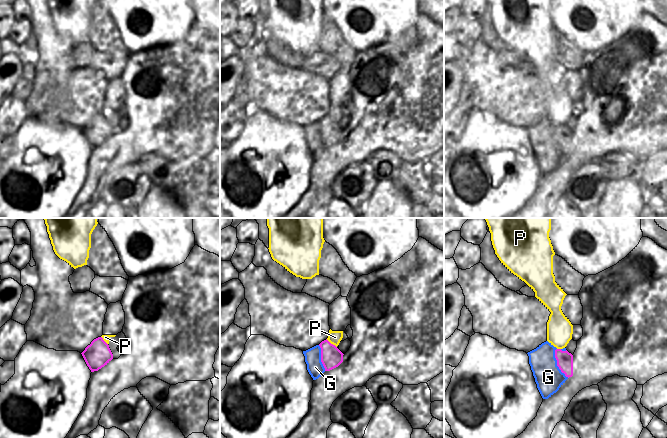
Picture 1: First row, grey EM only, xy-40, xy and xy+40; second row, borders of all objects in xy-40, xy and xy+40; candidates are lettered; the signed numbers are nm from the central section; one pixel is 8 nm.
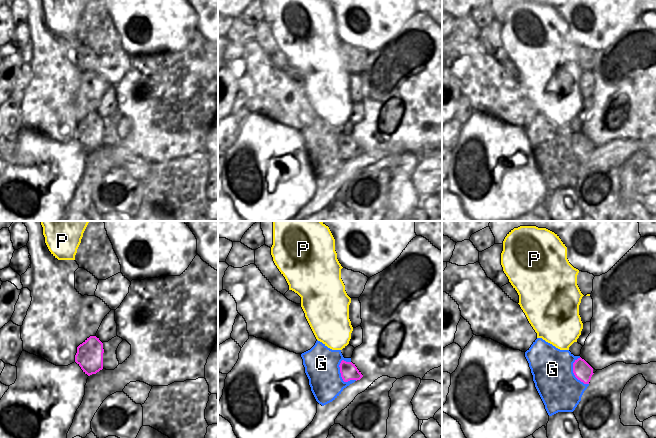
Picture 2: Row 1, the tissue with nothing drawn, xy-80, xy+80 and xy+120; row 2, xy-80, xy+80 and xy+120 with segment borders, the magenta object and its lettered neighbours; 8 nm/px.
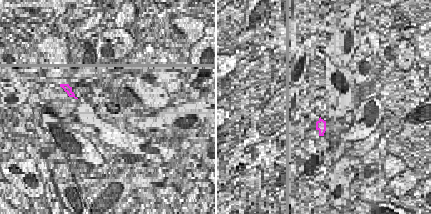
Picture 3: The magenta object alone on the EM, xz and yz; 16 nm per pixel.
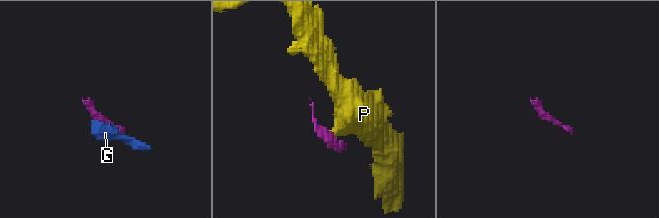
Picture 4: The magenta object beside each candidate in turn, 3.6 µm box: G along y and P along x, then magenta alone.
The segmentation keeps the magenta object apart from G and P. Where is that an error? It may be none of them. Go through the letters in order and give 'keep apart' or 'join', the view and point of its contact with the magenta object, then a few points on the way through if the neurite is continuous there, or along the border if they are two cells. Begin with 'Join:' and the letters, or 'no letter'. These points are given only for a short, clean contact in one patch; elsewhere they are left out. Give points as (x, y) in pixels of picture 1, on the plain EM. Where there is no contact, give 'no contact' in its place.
Join: no letter
G: keep apart; contact xy+40 (557, 139)
P: keep apart; contact xy (330, 119); border xy (326, 115), (336, 123)

